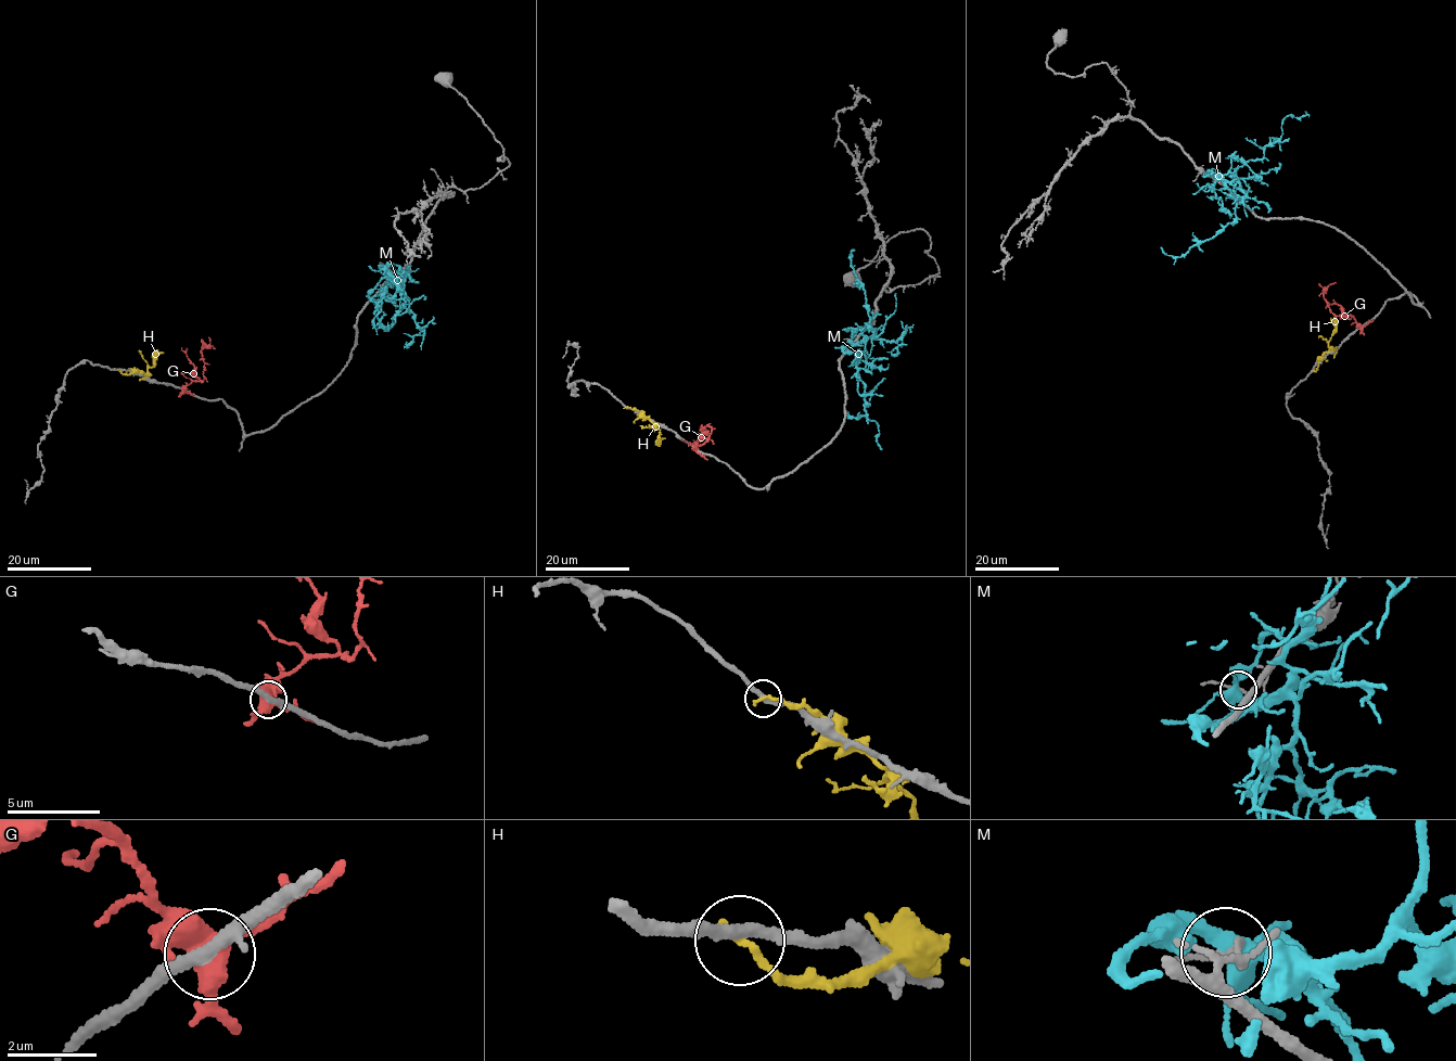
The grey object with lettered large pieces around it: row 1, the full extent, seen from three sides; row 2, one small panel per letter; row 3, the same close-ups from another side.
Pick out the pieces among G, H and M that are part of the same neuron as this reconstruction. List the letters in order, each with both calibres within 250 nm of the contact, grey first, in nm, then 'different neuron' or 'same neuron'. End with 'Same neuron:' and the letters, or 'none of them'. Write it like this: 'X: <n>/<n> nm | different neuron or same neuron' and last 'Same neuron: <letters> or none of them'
G: 300/480 nm | different neuron
H: 280/190 nm | different neuron
M: 100/440 nm | different neuron
Same neuron: none of them

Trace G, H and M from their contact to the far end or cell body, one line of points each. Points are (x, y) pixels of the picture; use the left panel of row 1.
G: (183, 391), (195, 380), (203, 382), (202, 348), (215, 348)
H: (118, 370), (128, 374), (145, 373), (154, 366), (154, 358), (163, 352)
M: (386, 268), (396, 281), (400, 296), (395, 322), (385, 330), (380, 324), (372, 324), (382, 309)

